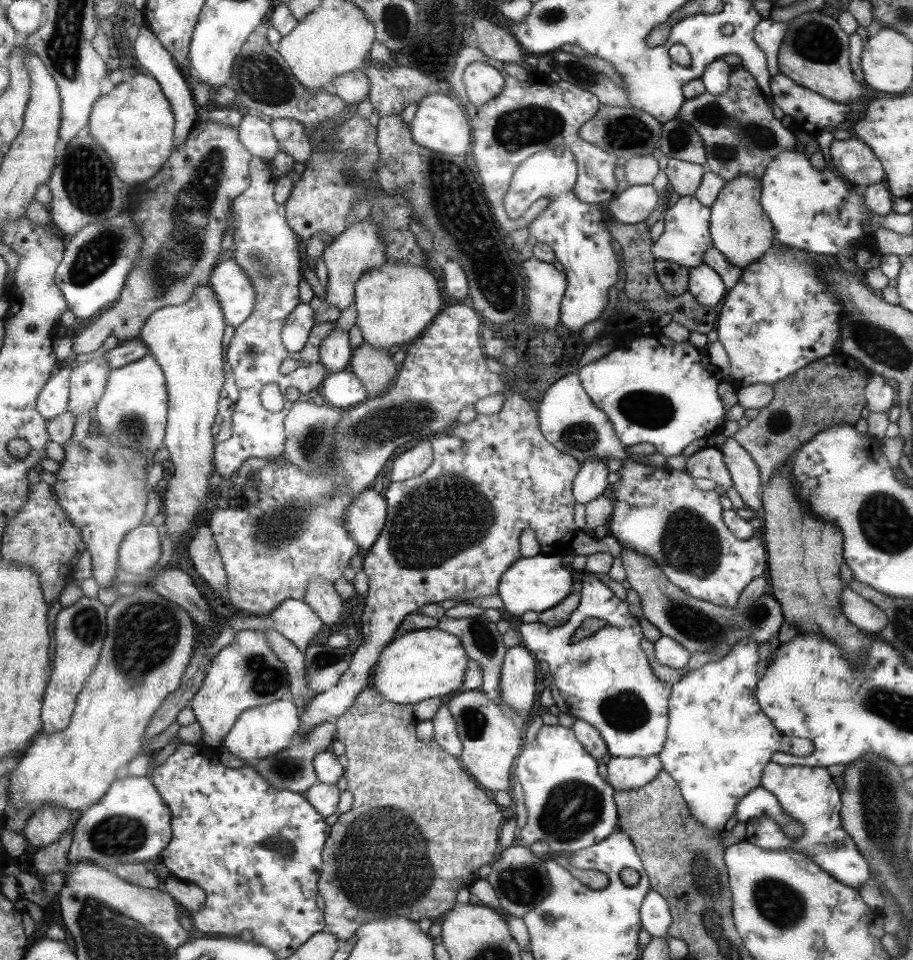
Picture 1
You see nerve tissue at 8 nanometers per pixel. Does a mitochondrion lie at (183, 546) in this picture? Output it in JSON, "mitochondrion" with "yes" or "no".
{"mitochondrion":"no"}

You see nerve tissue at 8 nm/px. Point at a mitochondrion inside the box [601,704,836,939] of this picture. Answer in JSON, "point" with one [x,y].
{"point":[778,903]}

